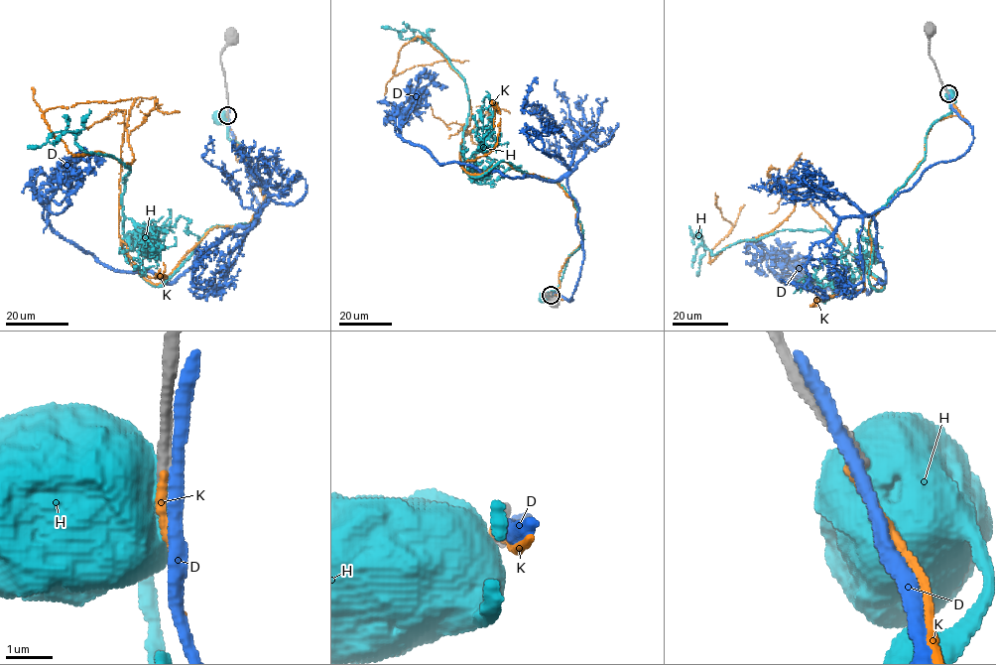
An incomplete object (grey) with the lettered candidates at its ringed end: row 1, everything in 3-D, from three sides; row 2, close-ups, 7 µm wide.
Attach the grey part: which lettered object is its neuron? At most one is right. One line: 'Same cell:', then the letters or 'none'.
Same cell: none

